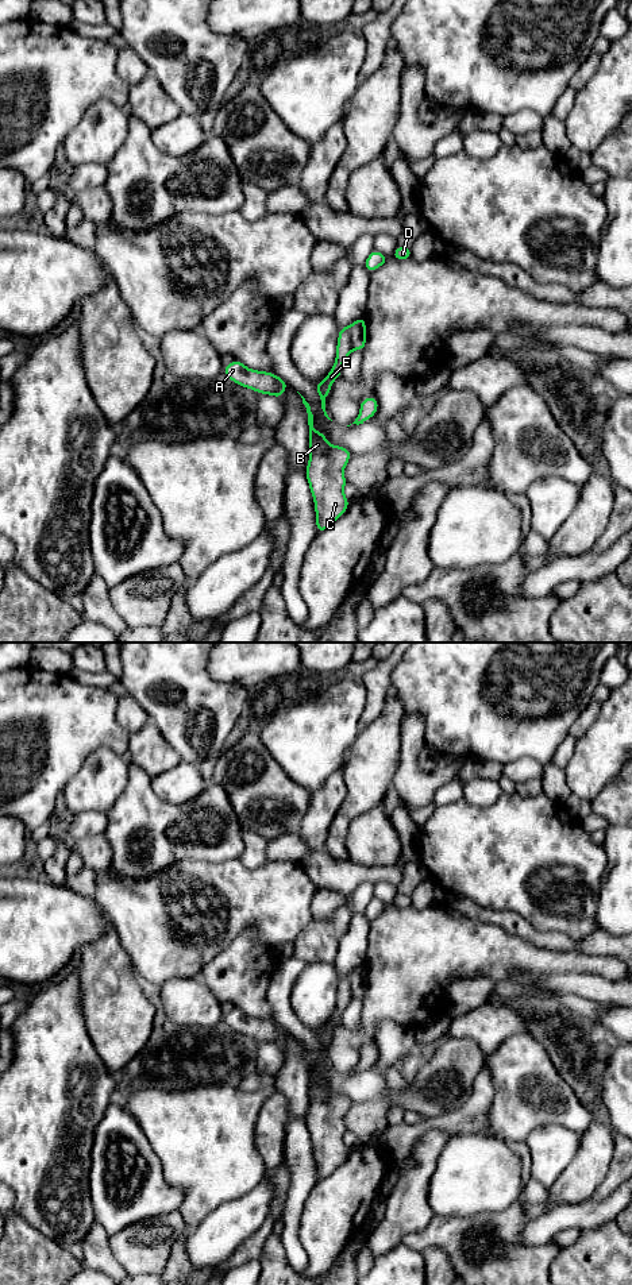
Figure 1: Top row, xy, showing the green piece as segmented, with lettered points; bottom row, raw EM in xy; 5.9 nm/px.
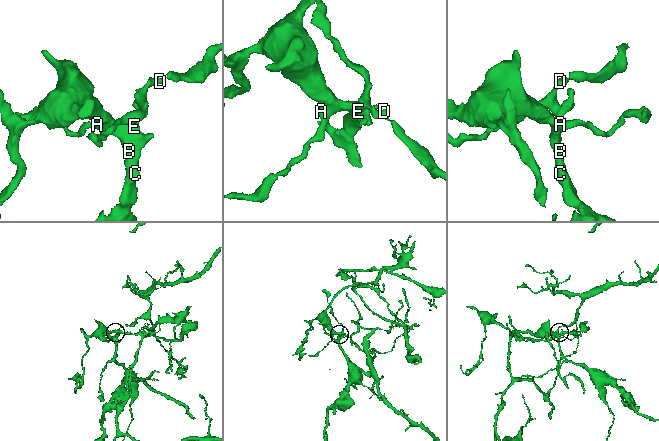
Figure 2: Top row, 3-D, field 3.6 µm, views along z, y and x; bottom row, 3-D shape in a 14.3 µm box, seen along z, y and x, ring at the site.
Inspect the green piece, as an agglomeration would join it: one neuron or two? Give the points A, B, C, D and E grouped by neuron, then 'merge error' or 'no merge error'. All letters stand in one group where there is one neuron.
A B C E / D; merge error

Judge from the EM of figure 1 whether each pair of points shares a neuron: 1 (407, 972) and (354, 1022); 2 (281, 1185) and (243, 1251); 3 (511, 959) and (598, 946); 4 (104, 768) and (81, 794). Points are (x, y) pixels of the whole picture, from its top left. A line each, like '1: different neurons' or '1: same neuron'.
1: different neurons
2: same neuron
3: different neurons
4: same neuron

